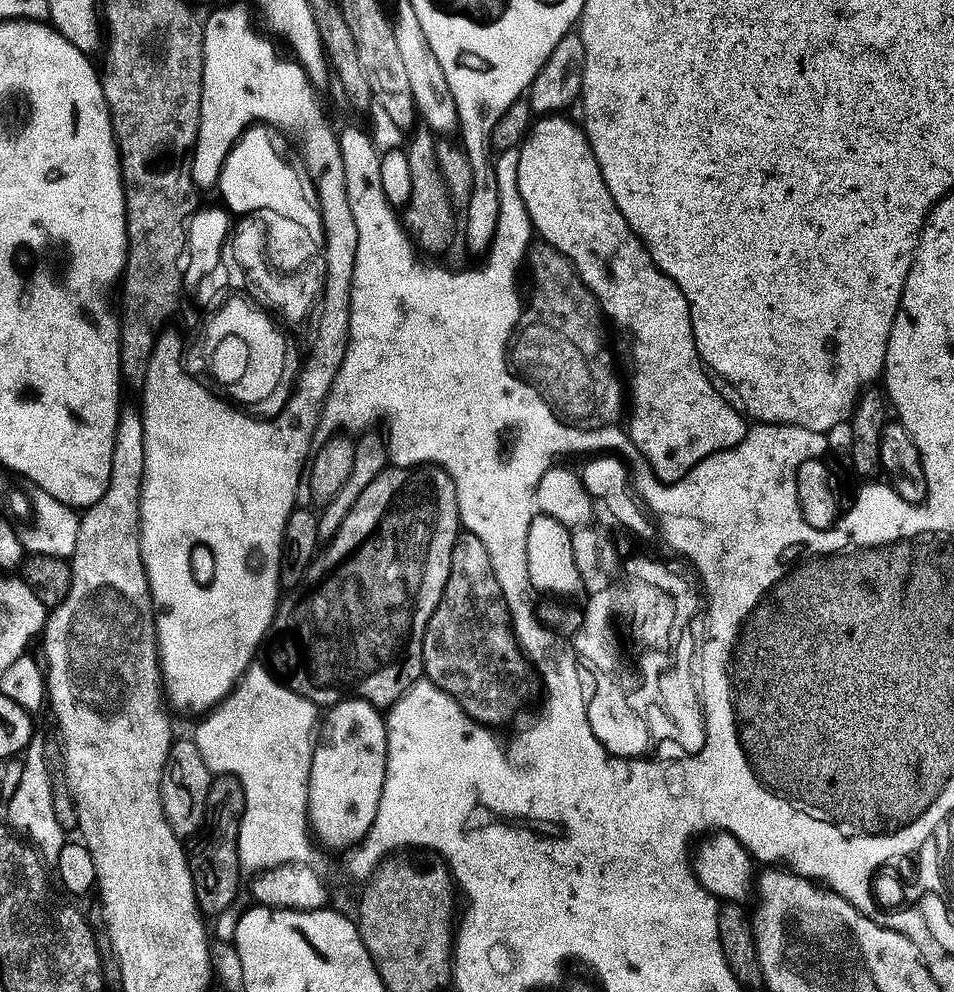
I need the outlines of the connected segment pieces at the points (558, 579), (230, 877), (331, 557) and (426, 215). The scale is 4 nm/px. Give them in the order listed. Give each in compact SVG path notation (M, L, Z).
M542 520L536 524L534 534L528 544L528 574L536 586L552 588L552 590L574 590L578 600L572 600L574 606L586 606L584 594L592 593L592 584L596 582L596 550L598 547L592 540L584 540L578 544L580 532L570 532L566 526L556 526L554 522Z
M216 776L208 800L216 800L216 836L207 833L209 838L216 840L216 848L208 848L208 856L216 860L216 868L196 868L192 877L201 912L205 917L217 918L224 911L235 909L236 899L240 896L240 827L246 810L246 794L236 776Z
M421 466L419 468L389 467L370 486L366 486L362 498L354 502L354 510L346 514L346 522L338 530L333 540L327 541L326 547L316 556L308 568L308 573L300 582L300 587L289 591L281 599L276 610L276 621L272 623L270 648L281 656L279 675L287 680L292 691L304 696L310 703L324 710L331 710L343 700L365 700L381 710L391 710L399 700L405 699L408 692L424 676L424 639L430 626L430 618L434 618L434 610L438 610L438 602L442 602L442 594L446 590L446 582L450 582L452 555L456 539L462 535L460 522L460 503L454 478L443 468Z
M428 130L418 131L411 133L412 141L406 146L413 194L410 195L407 207L403 209L402 223L409 237L425 253L427 253L426 251L444 252L456 240L456 215L458 215L458 209L453 204L450 194L446 190L446 182L442 178L442 170L438 164L438 154L436 153L437 137Z

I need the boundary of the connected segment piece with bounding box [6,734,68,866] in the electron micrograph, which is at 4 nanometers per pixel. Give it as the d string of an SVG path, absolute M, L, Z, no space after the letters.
M40 734L33 735L30 746L23 757L22 782L18 790L8 800L8 817L6 822L10 828L24 837L40 853L41 860L48 866L55 866L59 855L68 843L68 834L56 816L53 771L48 764L46 740Z

